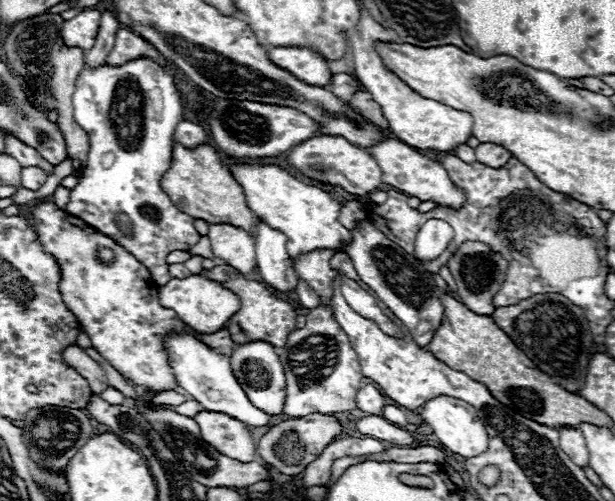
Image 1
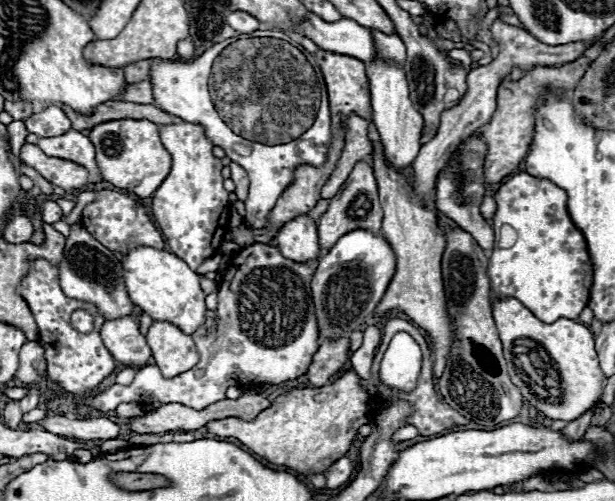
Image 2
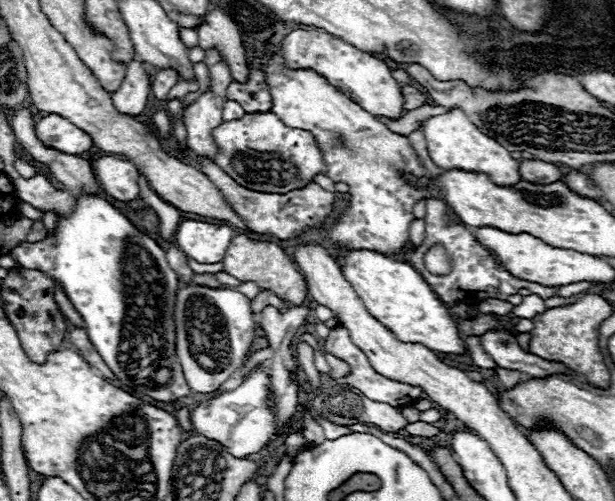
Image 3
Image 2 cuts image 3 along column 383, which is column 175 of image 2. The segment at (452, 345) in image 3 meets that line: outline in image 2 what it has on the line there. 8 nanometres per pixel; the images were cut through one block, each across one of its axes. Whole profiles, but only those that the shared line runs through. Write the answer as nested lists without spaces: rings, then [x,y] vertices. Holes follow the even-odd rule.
[[[134,246],[122,256],[124,284],[134,306],[150,314],[154,320],[168,320],[180,326],[186,334],[196,332],[206,318],[206,294],[200,290],[200,276],[188,268],[188,264],[168,250],[156,250],[150,246]]]

